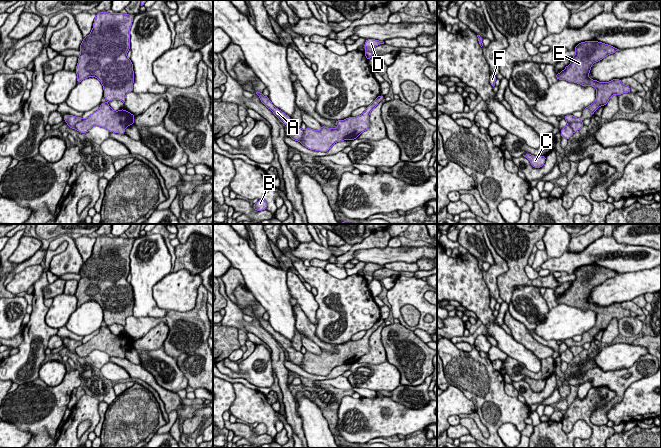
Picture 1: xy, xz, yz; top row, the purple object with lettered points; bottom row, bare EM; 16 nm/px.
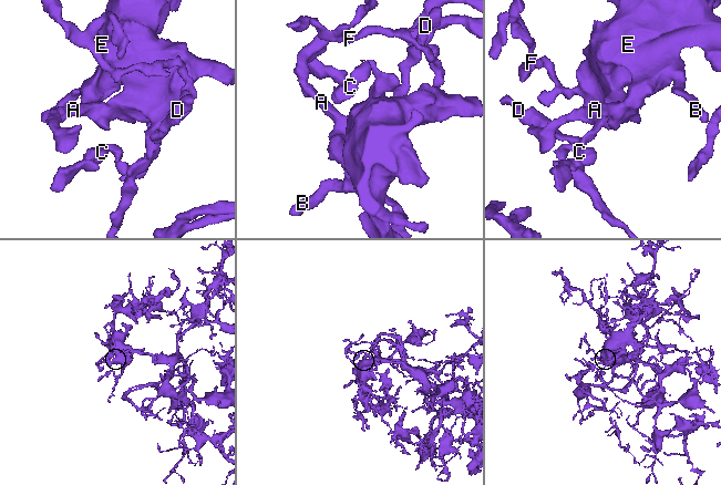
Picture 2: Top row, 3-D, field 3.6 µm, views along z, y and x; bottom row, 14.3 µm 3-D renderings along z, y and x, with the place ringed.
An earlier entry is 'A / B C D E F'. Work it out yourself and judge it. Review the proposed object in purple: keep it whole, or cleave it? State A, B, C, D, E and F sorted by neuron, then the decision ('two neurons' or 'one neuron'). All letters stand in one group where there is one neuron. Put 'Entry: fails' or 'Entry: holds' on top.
Entry: fails
A B C D E F; one neuron

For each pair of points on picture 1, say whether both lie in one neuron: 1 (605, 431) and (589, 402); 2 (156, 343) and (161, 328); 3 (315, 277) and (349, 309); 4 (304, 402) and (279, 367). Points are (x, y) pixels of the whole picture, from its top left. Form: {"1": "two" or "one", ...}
{"1": "one", "2": "one", "3": "one", "4": "two"}

